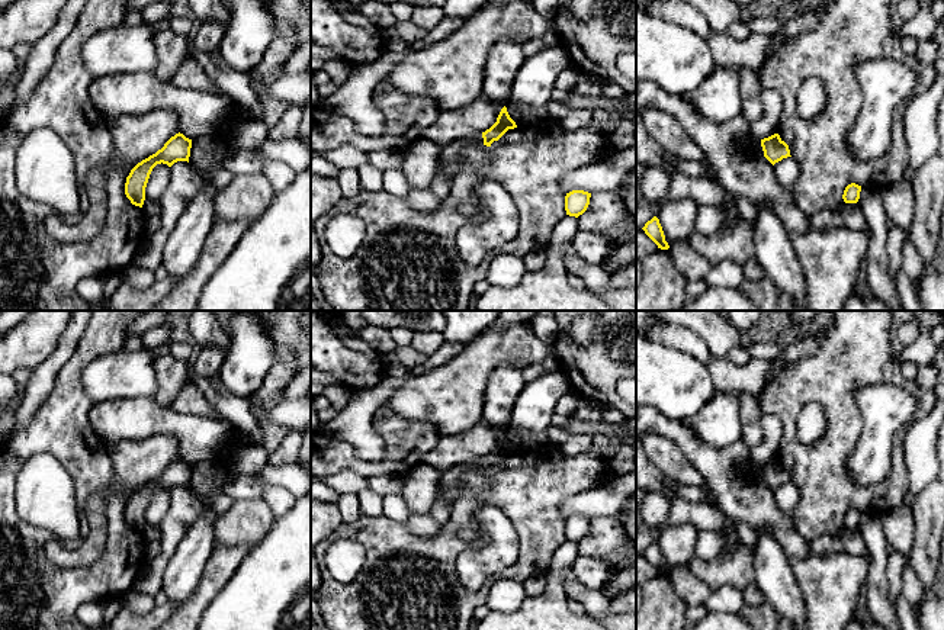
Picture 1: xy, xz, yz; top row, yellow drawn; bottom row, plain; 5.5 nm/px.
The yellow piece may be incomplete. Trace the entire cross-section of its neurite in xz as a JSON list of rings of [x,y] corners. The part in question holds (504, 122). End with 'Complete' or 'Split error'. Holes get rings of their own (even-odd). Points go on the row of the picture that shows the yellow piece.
[[[504,106],[497,118],[497,122],[482,132],[484,145],[491,147],[494,141],[498,141],[508,129],[517,128],[516,122],[510,118],[507,107]]]. Complete

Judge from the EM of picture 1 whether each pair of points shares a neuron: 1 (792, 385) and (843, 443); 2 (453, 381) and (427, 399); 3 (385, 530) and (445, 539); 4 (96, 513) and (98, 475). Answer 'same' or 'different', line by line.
1: same
2: same
3: same
4: different

